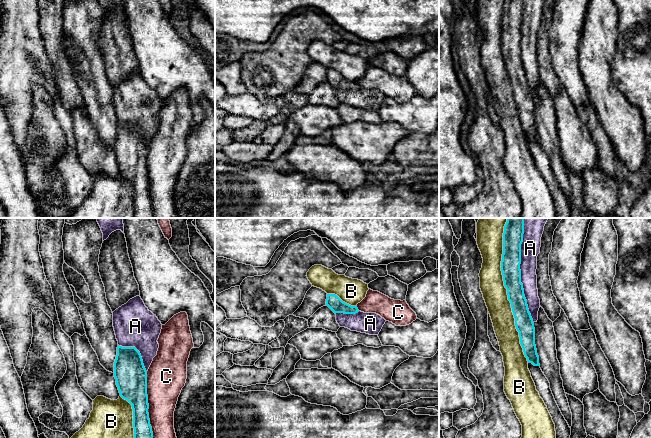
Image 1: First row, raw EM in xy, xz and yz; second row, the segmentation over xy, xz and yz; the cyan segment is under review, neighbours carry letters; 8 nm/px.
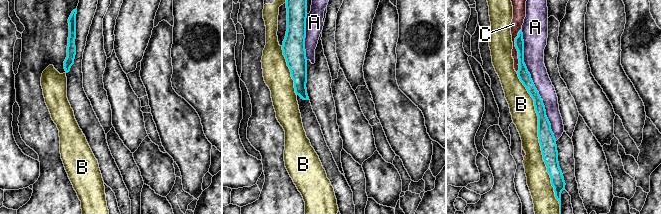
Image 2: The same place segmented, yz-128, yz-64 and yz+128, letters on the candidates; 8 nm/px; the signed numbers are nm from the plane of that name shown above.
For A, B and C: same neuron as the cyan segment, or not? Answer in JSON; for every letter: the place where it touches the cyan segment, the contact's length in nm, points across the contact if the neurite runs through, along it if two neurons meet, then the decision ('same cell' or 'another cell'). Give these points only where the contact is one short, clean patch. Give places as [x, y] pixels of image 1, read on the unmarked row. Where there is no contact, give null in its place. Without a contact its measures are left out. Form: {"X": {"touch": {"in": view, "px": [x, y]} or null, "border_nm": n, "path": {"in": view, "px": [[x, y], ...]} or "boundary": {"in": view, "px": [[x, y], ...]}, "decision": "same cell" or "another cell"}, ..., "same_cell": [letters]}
{"A": {"touch": {"in": "yz", "px": [520, 49]}, "border_nm": 800, "decision": "another cell"}, "B": {"touch": {"in": "yz", "px": [507, 69]}, "border_nm": 1100, "decision": "another cell"}, "C": {"touch": {"in": "xy", "px": [148, 182]}, "border_nm": 550, "decision": "another cell"}, "same_cell": []}

